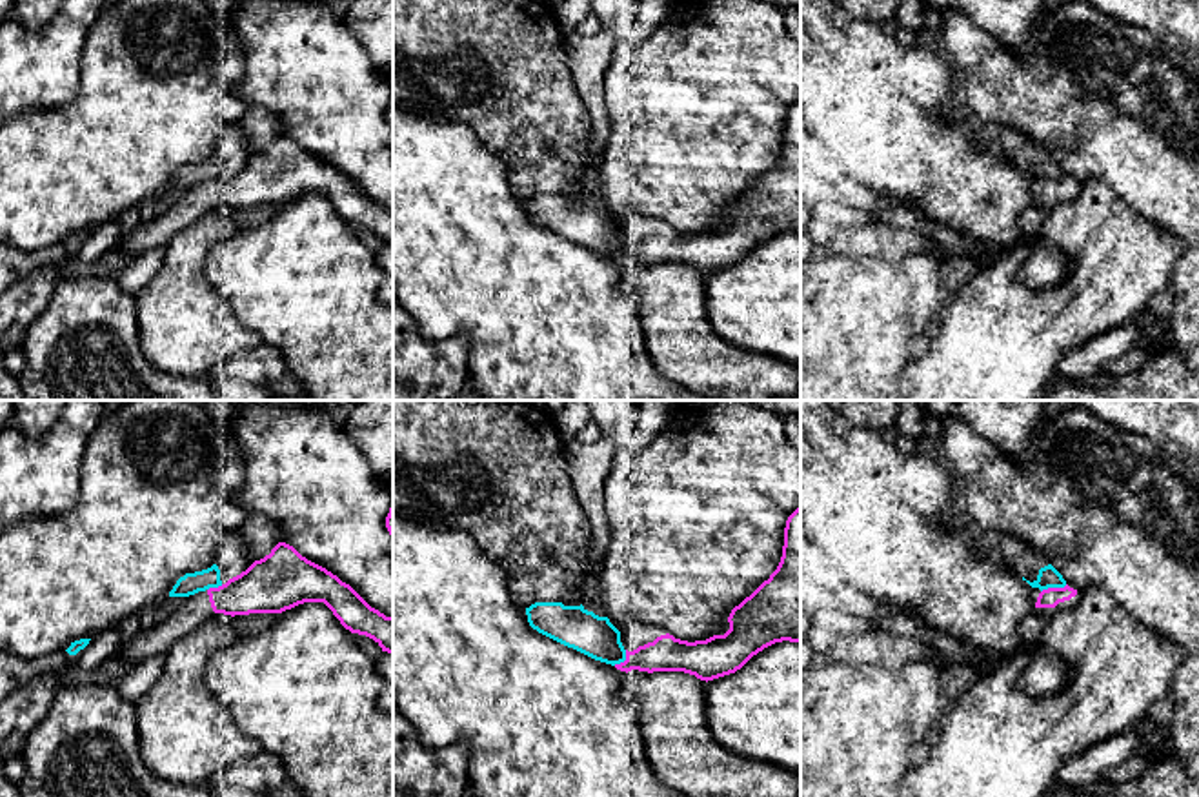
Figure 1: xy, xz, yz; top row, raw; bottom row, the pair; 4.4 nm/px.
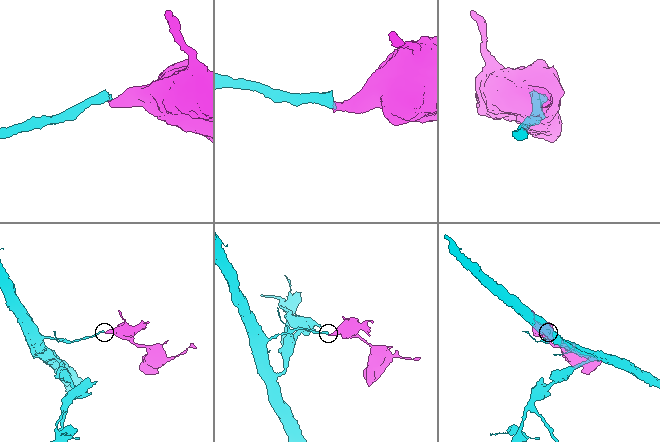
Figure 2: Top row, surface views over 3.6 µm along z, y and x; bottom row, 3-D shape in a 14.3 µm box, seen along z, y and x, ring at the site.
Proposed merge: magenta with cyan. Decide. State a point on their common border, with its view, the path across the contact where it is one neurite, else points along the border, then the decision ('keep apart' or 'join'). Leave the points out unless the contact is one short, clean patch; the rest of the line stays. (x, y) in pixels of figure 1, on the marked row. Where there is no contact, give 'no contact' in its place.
meets magenta in yz at (1054, 588); keep apart

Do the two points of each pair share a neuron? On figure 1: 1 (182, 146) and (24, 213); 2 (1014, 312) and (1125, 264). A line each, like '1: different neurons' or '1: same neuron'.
1: same neuron
2: same neuron

